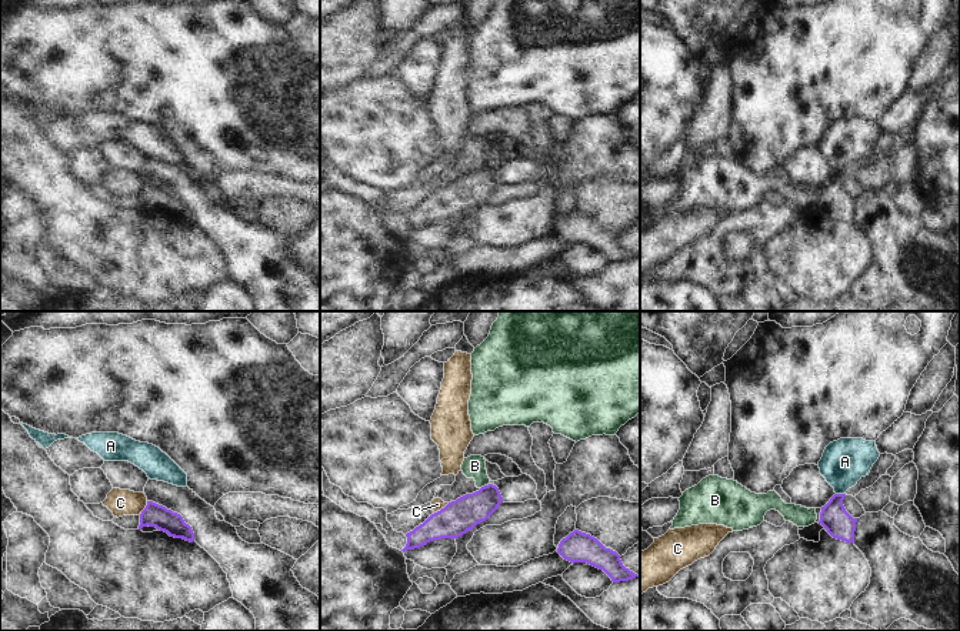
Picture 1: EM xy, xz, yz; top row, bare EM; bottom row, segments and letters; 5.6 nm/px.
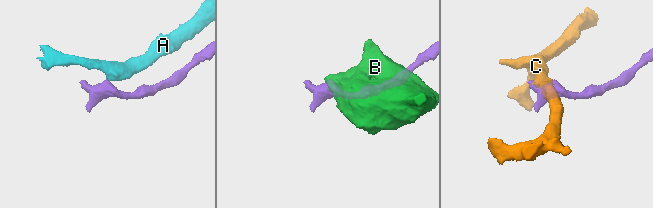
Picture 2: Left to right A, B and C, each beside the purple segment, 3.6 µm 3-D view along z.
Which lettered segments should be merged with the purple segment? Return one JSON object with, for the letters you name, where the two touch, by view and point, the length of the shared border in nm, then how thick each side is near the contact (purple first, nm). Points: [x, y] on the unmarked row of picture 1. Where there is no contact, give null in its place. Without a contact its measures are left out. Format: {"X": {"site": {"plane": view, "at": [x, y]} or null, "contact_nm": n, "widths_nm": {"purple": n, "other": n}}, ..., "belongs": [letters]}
{"belongs": []}

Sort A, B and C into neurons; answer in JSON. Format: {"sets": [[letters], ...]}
{"sets": [["A"], ["B"], ["C"]]}

